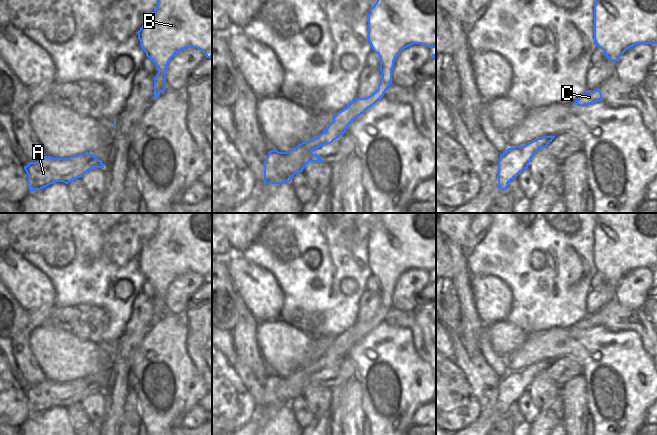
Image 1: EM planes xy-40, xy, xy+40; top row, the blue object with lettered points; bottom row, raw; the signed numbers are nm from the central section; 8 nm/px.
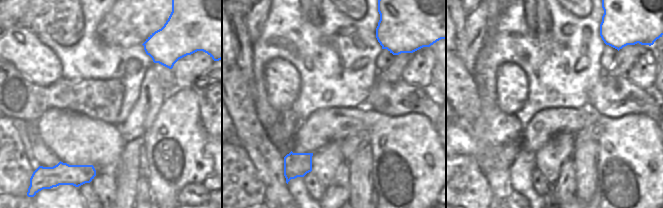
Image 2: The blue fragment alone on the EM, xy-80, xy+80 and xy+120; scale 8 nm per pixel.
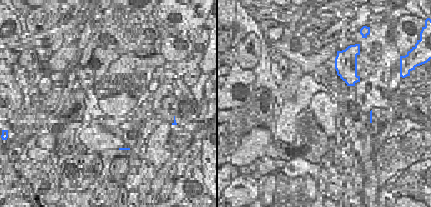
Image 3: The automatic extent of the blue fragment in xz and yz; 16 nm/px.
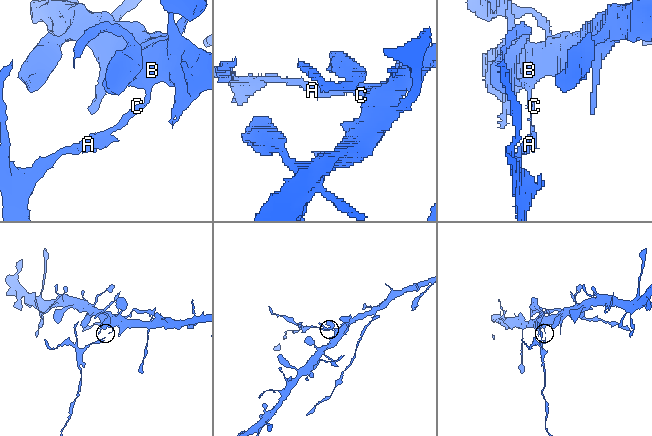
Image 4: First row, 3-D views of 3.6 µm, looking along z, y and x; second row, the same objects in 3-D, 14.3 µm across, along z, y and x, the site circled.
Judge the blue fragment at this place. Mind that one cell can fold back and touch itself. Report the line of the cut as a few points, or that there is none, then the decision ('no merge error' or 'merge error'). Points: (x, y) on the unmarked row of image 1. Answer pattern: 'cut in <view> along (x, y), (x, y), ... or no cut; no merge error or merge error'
cut in xy along (332, 344), (335, 351), (344, 356); merge error

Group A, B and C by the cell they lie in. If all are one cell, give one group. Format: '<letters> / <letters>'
A / B C

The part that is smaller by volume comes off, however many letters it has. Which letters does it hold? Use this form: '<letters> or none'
A

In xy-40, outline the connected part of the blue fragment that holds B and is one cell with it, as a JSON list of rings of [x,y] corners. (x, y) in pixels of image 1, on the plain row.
[[[159,213],[158,229],[137,256],[146,280],[156,289],[154,322],[166,313],[166,293],[172,281],[185,272],[197,272],[212,281],[212,213]]]

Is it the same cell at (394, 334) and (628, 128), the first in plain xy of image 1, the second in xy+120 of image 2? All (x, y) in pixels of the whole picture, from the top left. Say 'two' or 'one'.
one

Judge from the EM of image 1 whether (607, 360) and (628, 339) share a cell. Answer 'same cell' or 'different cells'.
same cell

